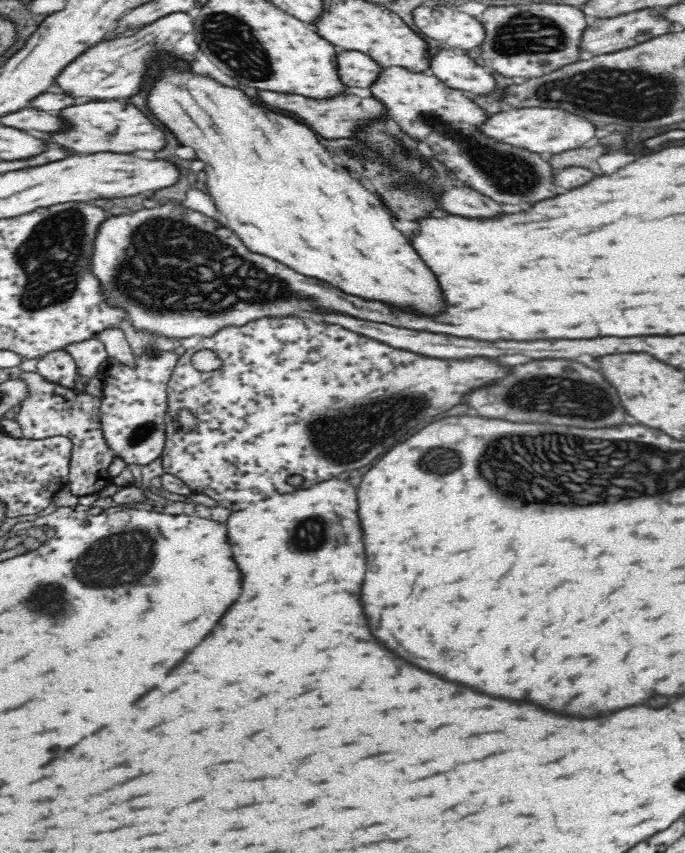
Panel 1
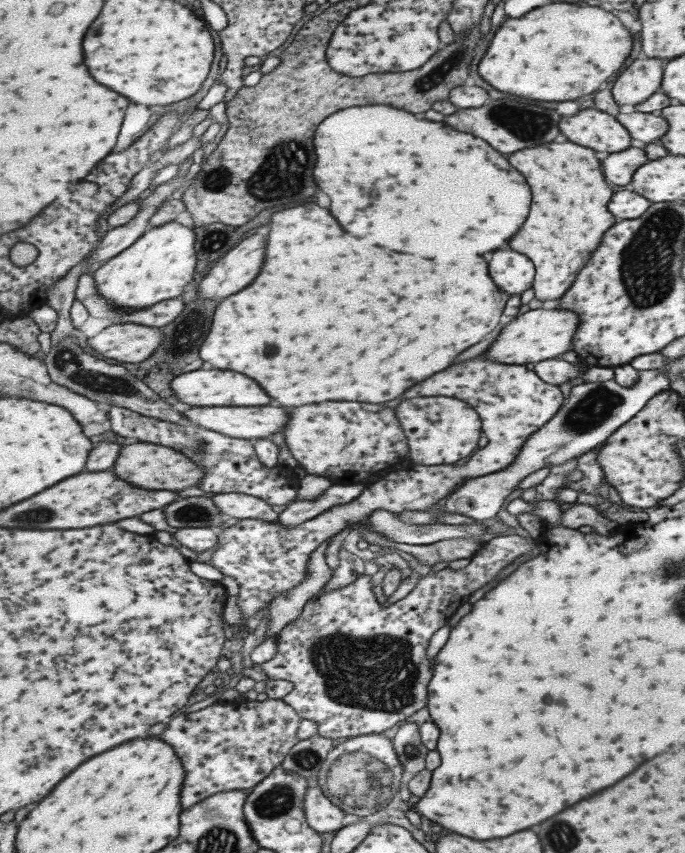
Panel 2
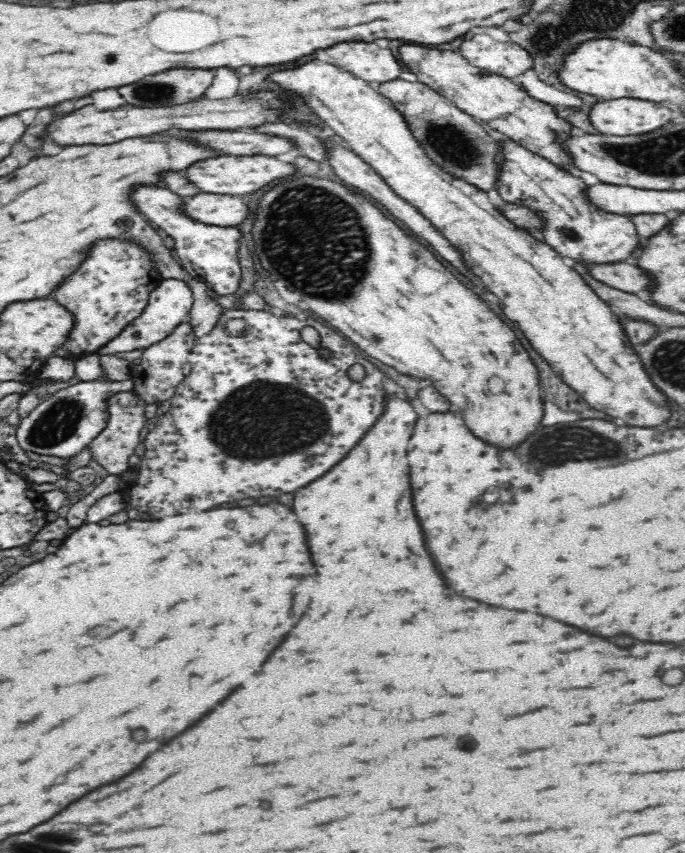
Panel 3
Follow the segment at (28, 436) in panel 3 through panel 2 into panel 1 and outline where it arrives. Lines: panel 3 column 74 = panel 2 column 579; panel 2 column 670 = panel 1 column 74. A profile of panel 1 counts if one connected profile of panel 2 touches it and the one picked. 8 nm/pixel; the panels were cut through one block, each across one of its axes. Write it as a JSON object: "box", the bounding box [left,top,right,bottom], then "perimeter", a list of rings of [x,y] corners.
{"box":[66,338,106,392],"perimeter":[[[90,338],[86,342],[76,342],[72,346],[66,348],[74,360],[76,360],[76,366],[78,366],[78,376],[76,376],[76,384],[74,384],[74,390],[82,392],[86,382],[90,378],[94,378],[98,372],[98,366],[102,362],[106,362],[106,346],[98,340],[98,338]]]}

